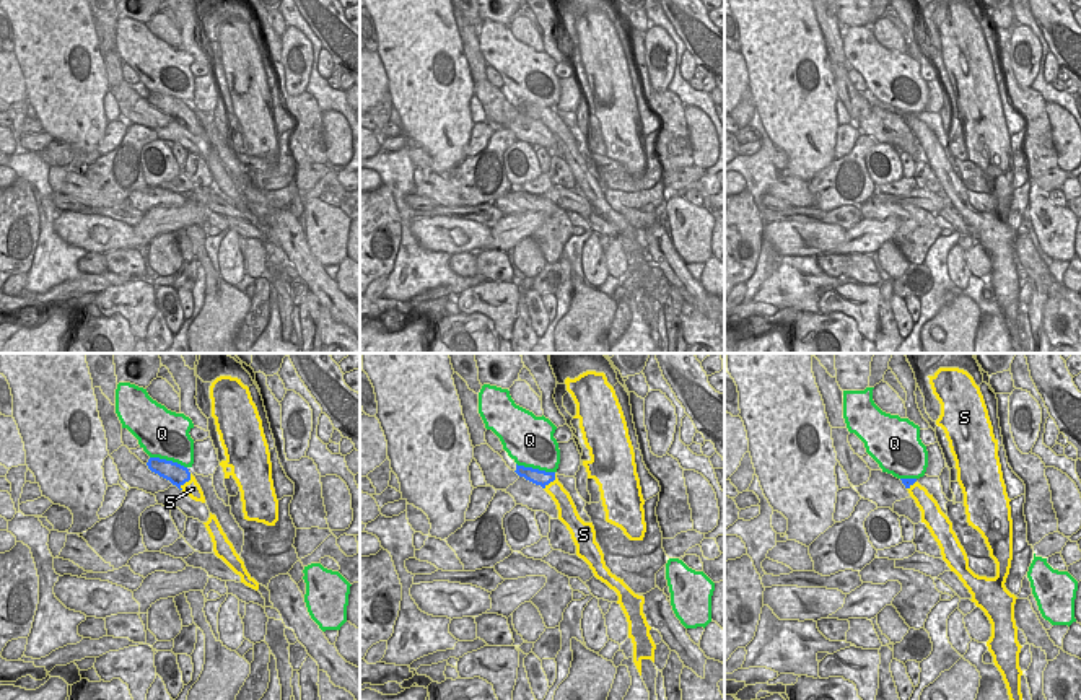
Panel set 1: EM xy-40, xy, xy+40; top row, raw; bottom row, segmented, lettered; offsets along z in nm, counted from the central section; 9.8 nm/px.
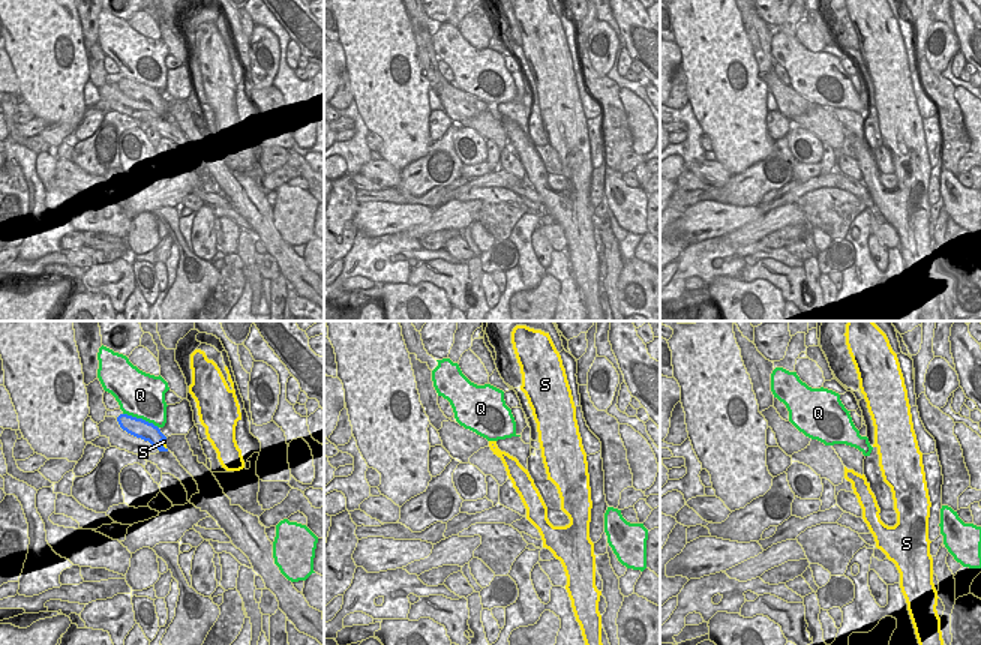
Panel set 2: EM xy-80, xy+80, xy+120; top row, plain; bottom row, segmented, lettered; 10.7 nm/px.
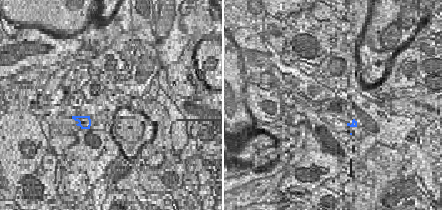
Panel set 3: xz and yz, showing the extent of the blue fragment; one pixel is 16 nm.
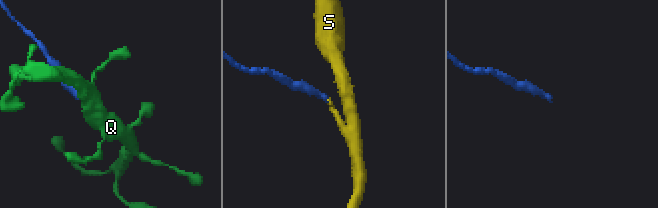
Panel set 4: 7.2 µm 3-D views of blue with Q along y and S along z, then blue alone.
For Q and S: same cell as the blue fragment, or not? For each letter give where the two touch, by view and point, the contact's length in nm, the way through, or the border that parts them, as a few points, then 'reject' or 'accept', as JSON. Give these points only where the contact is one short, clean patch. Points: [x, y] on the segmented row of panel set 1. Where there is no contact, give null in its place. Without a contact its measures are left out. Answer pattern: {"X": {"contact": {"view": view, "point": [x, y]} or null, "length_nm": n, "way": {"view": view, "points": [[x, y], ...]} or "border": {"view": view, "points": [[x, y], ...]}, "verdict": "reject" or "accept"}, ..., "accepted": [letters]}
{"Q": {"contact": {"view": "xy", "point": [536, 469]}, "length_nm": 400, "verdict": "reject"}, "S": {"contact": {"view": "xy-40", "point": [186, 481]}, "length_nm": 190, "way": {"view": "xy-40", "points": [[176, 474], [186, 481], [192, 489]]}, "verdict": "accept"}, "accepted": ["S"]}

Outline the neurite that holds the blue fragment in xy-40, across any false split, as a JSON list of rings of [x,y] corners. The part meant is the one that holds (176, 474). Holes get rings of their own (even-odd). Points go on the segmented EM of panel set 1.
[[[150,457],[147,466],[151,472],[187,493],[192,500],[205,503],[204,492],[187,467],[160,457]]]

